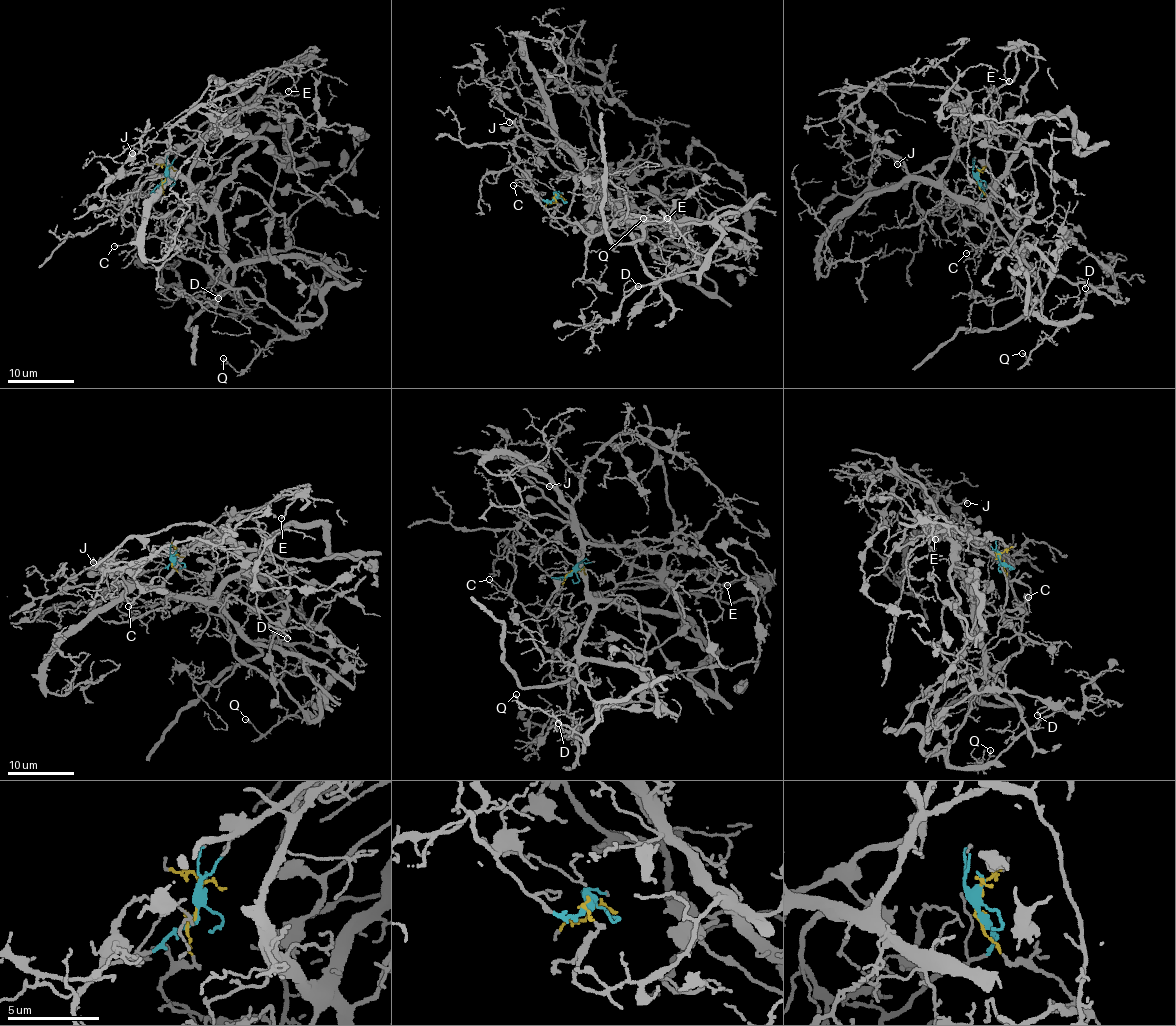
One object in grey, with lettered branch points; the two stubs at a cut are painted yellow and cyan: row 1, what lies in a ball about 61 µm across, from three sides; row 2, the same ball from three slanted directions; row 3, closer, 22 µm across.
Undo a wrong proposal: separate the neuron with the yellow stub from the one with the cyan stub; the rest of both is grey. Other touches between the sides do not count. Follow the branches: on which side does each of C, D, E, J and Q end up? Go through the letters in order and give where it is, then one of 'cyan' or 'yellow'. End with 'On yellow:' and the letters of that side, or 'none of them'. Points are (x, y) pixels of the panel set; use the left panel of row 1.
C: (114, 246) | cyan
D: (218, 298) | cyan
E: (288, 91) | cyan
J: (132, 153) | yellow
Q: (223, 358) | cyan
On yellow: J

